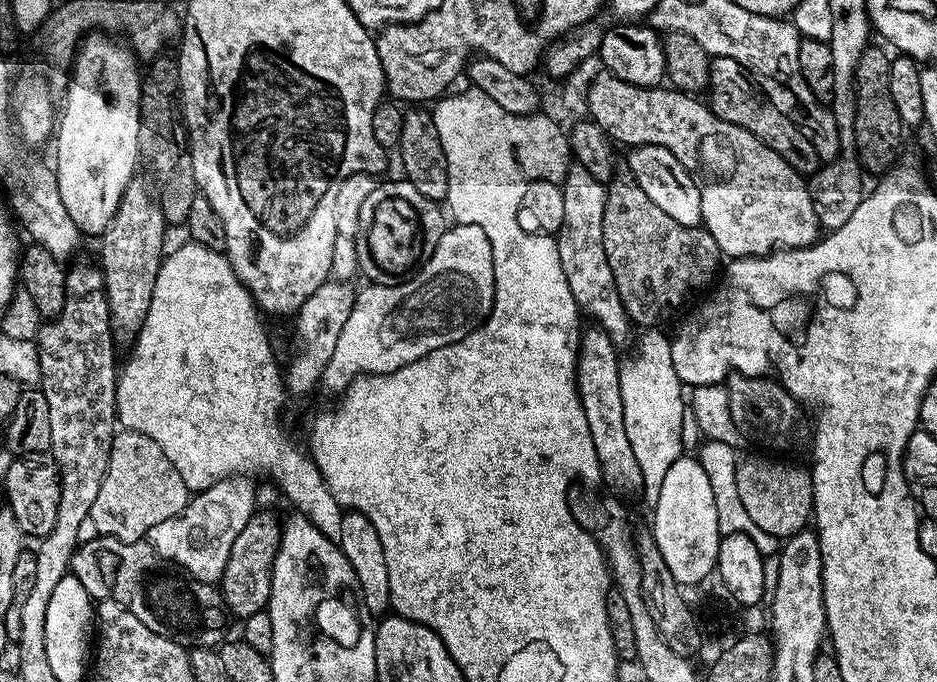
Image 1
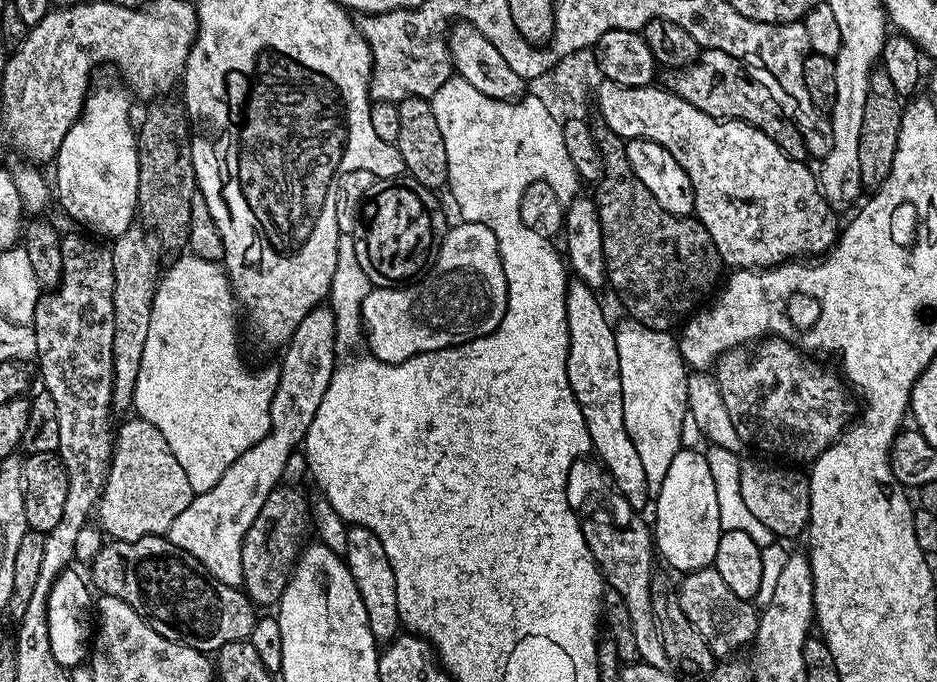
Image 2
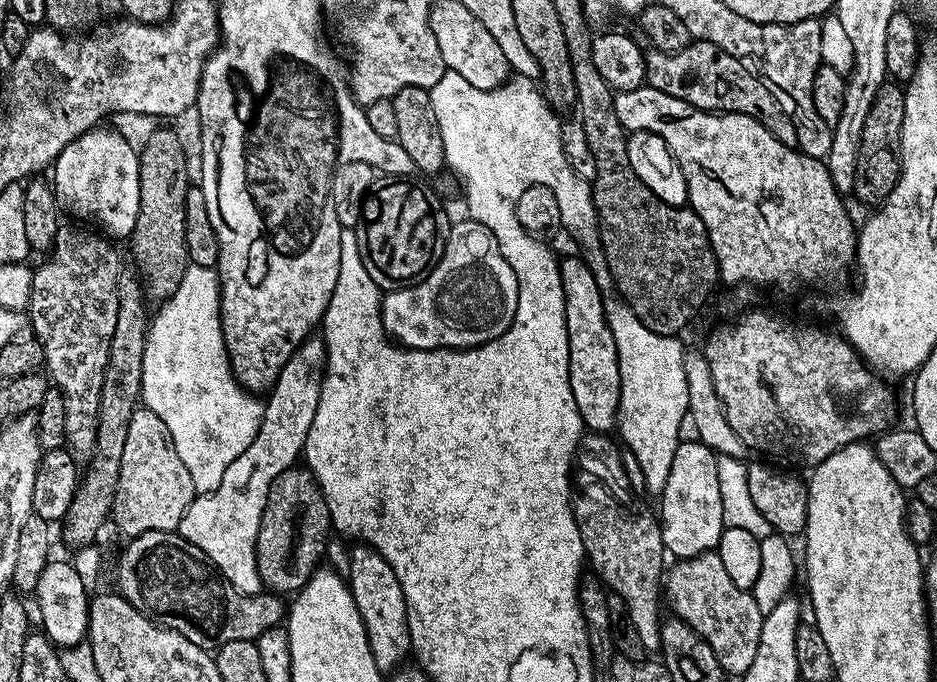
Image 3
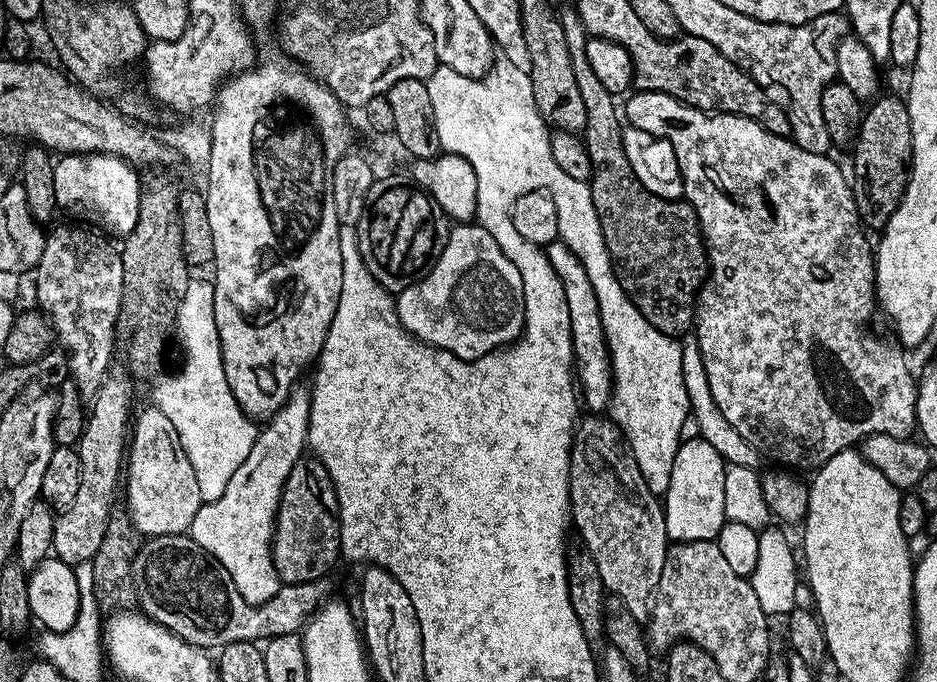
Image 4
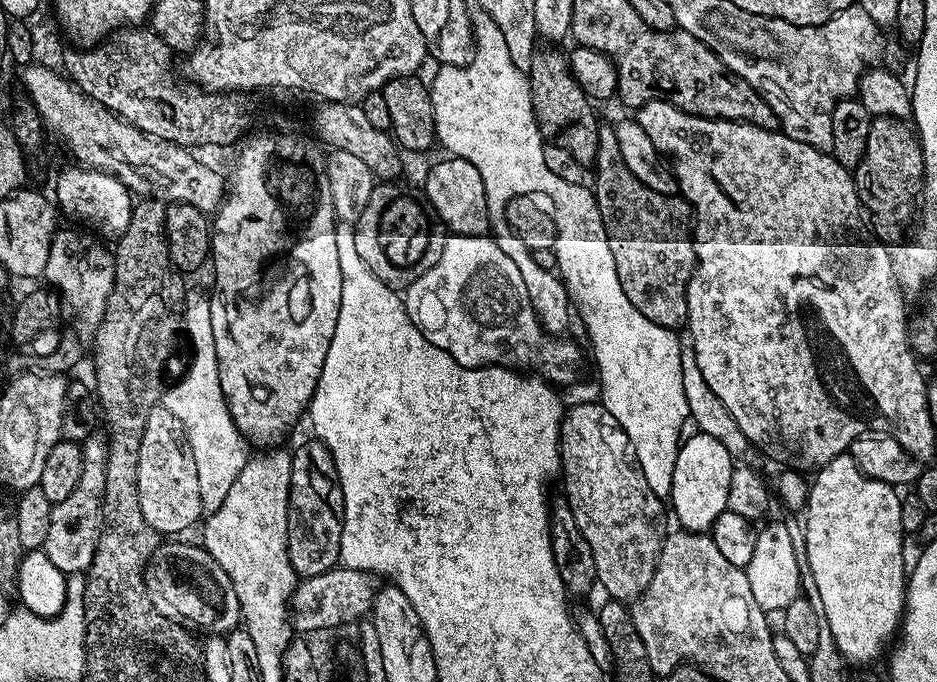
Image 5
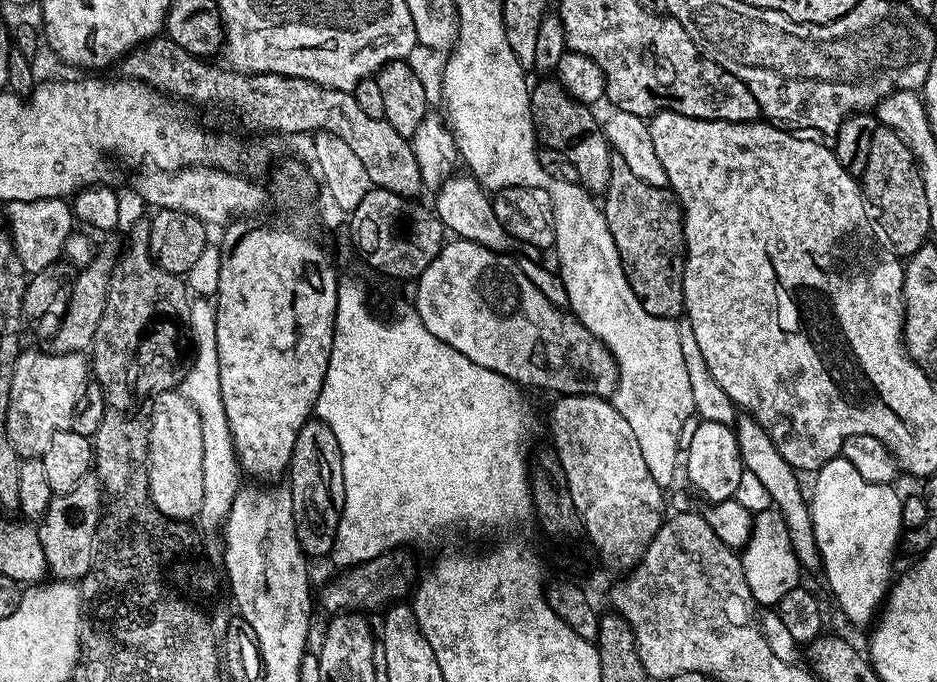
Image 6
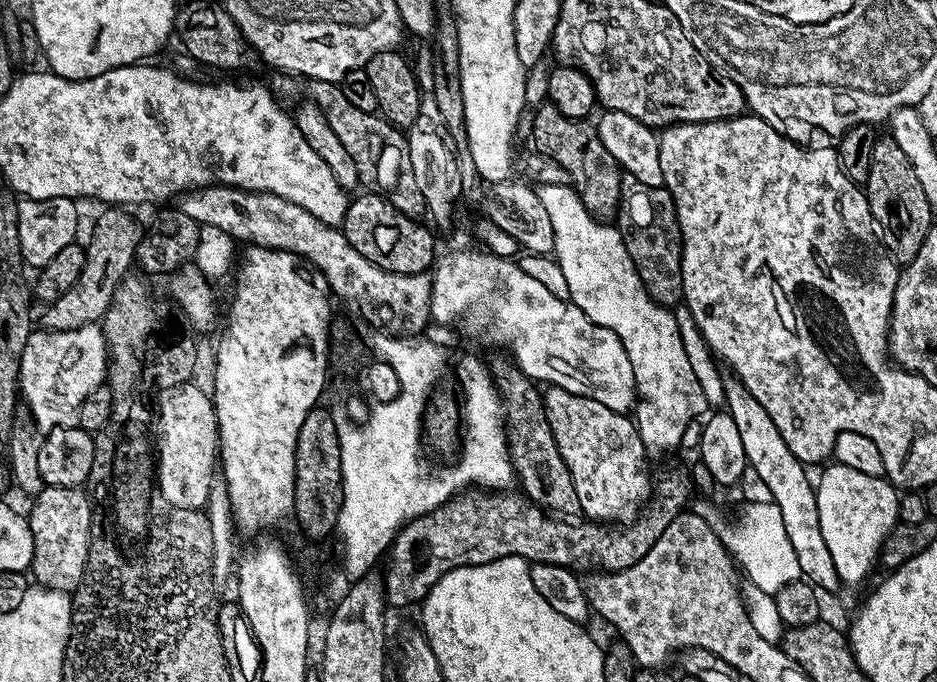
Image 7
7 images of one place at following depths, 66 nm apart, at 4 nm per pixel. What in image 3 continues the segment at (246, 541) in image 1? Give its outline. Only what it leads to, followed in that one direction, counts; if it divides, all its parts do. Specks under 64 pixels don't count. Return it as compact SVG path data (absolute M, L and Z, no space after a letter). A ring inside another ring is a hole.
M307 466L287 468L270 486L256 539L260 583L272 594L295 594L321 567L334 529L326 498Z

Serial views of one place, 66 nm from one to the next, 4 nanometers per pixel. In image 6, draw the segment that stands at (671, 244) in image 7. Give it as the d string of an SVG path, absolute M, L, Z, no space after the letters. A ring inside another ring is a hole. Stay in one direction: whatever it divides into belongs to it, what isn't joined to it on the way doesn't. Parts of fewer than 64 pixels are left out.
M613 153L610 162L610 182L602 194L602 207L611 237L618 248L623 272L631 286L636 300L648 314L655 317L679 319L684 312L684 216L676 195L668 188L650 186L635 174L623 161L622 156Z

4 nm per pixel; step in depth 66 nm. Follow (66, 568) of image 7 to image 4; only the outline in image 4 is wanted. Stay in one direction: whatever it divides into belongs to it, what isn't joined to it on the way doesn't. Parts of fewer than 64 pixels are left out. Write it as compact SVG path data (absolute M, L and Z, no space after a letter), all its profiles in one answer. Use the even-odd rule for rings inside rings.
M113 362L108 365L108 373L105 374L96 395L91 397L84 432L75 445L80 459L78 495L74 497L74 502L70 502L68 508L56 516L52 539L55 559L67 564L87 565L96 555L98 546L102 546L102 538L108 529L108 518L114 511L112 503L116 500L116 486L122 482L126 437L130 432L130 417L133 415L132 383L134 378L127 367L123 363Z

